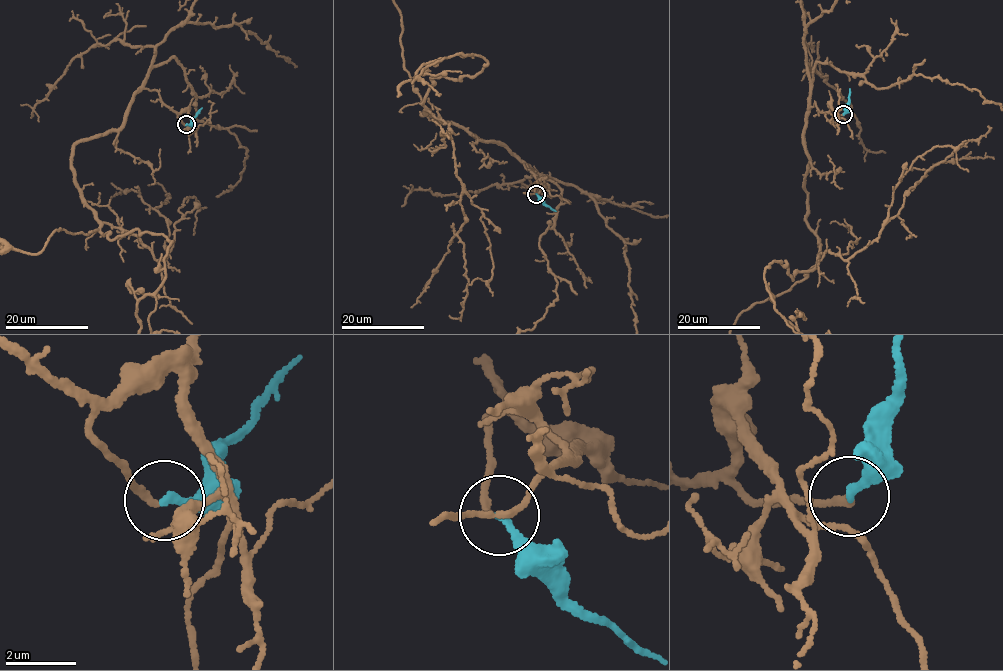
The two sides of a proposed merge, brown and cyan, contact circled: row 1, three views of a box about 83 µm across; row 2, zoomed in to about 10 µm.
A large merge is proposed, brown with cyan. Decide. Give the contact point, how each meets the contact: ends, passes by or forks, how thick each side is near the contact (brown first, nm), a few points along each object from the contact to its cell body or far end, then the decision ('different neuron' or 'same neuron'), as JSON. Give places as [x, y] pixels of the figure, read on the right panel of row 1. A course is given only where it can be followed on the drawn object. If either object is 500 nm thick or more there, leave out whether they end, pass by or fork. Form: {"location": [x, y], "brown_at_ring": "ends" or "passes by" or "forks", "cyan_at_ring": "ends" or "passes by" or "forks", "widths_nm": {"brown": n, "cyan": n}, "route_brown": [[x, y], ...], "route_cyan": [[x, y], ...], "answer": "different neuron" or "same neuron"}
{"location": [843, 114], "brown_at_ring": "ends", "cyan_at_ring": "ends", "widths_nm": {"brown": 170, "cyan": 200}, "route_brown": [[843, 115], [814, 103], [804, 135], [817, 262], [789, 291], [742, 311]], "route_cyan": [[843, 114], [849, 89]], "answer": "same neuron"}

